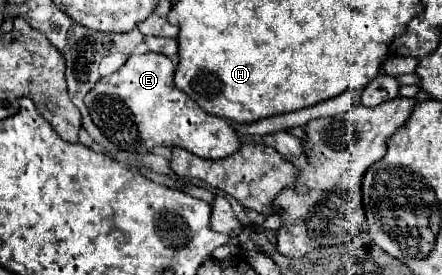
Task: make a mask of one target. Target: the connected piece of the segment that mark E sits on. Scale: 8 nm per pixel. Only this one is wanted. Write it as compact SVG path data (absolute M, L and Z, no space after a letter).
M159 53L131 55L119 71L115 71L109 77L101 77L97 81L97 85L85 95L85 105L89 109L93 123L101 129L103 135L107 135L107 139L111 143L115 143L119 149L131 151L131 153L145 155L145 153L151 153L153 147L157 147L157 145L181 147L203 159L225 159L225 157L231 157L233 153L237 153L241 149L241 141L239 141L235 129L231 127L231 123L205 113L187 93L183 93L181 89L175 87L173 75L175 75L175 65L169 57L163 57Z

